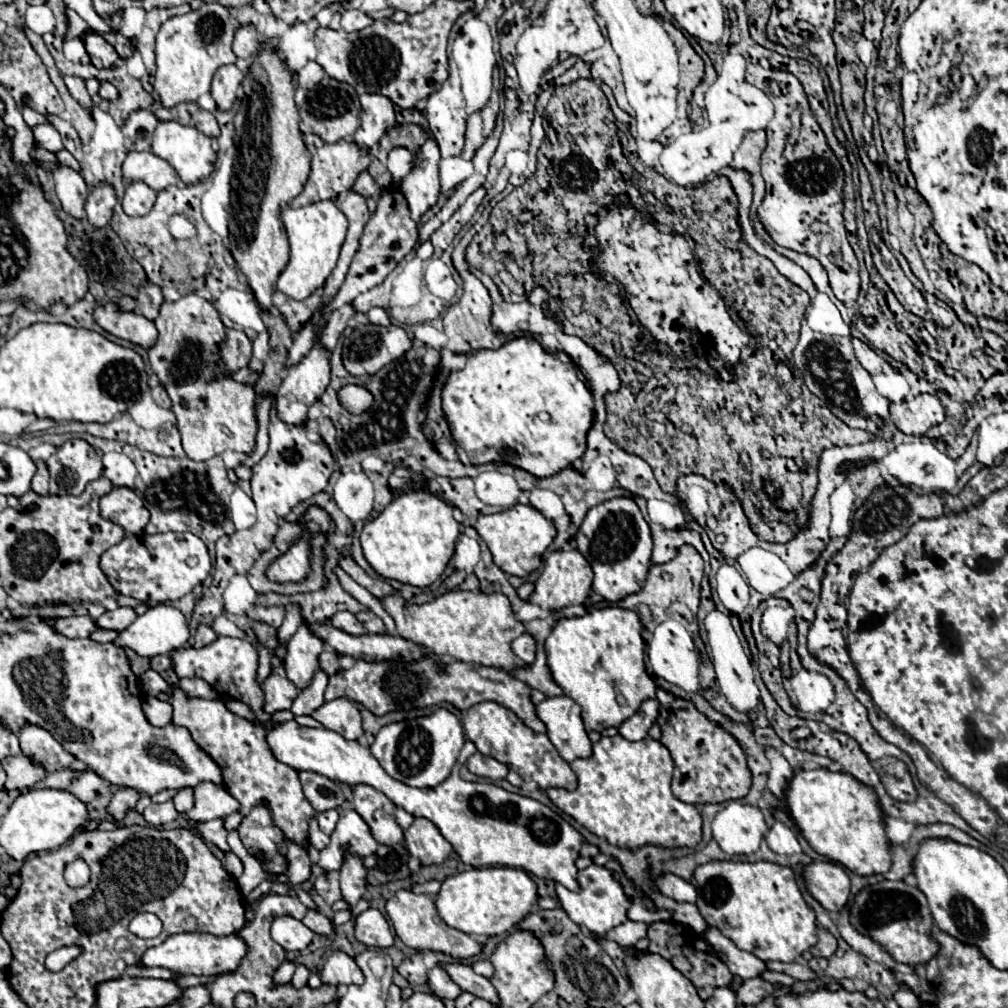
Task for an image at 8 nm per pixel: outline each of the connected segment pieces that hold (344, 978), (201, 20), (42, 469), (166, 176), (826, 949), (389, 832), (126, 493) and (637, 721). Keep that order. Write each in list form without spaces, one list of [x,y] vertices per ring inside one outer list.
[[[332,951],[330,957],[324,963],[324,969],[320,971],[322,983],[326,985],[360,985],[364,983],[364,973],[360,967],[356,967],[354,957],[346,955],[344,951]]]
[[[204,3],[200,9],[186,15],[176,15],[162,23],[156,35],[156,81],[154,97],[164,107],[174,107],[178,103],[198,101],[200,95],[210,91],[212,75],[218,67],[236,63],[232,53],[234,27],[230,25],[230,11],[220,3]]]
[[[36,461],[36,475],[32,479],[32,491],[36,491],[38,495],[48,495],[48,467],[46,461]]]
[[[130,151],[122,163],[122,173],[126,179],[142,181],[154,191],[180,181],[174,167],[150,151]]]
[[[818,929],[818,943],[810,949],[816,957],[830,957],[836,951],[836,939],[826,929]]]
[[[356,785],[352,787],[352,803],[378,843],[392,845],[404,841],[404,833],[394,817],[396,805],[384,793],[368,785]]]
[[[112,489],[100,499],[100,515],[112,523],[124,527],[126,533],[144,531],[150,513],[142,503],[142,497],[132,489]]]
[[[646,699],[640,705],[640,709],[620,725],[620,735],[624,735],[630,741],[640,741],[640,739],[648,737],[650,727],[658,719],[658,709],[660,709],[658,699]]]

